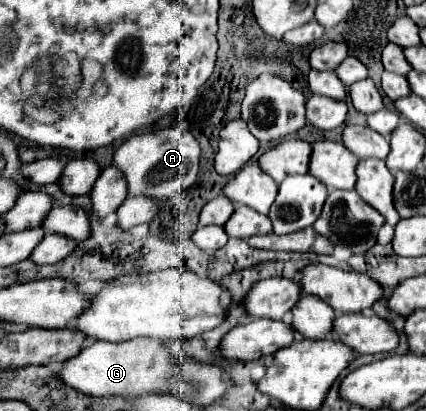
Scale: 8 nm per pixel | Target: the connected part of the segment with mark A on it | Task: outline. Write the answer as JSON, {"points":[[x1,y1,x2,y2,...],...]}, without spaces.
{"points":[[162,129,154,133,134,135,124,141,114,153,114,165,124,173,128,195,146,195,158,201,186,191,194,185,200,163,200,145,192,133,180,129]]}

